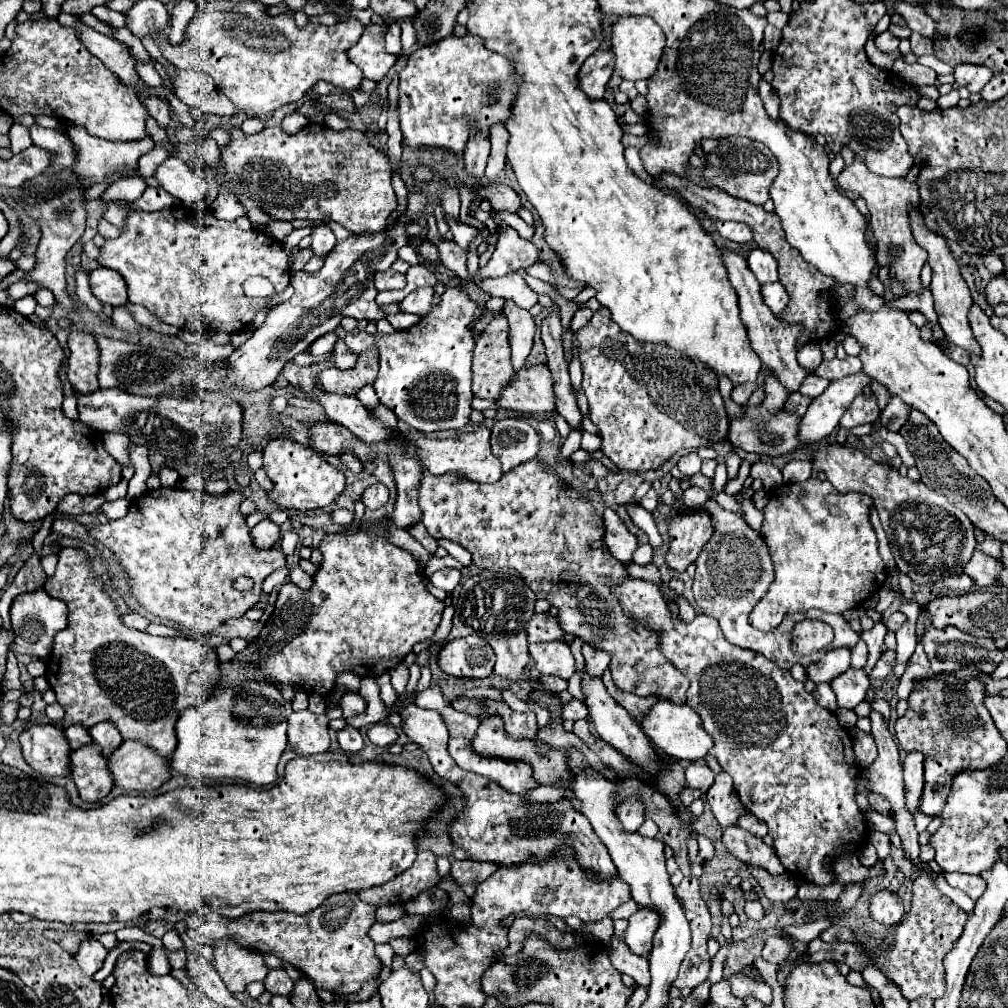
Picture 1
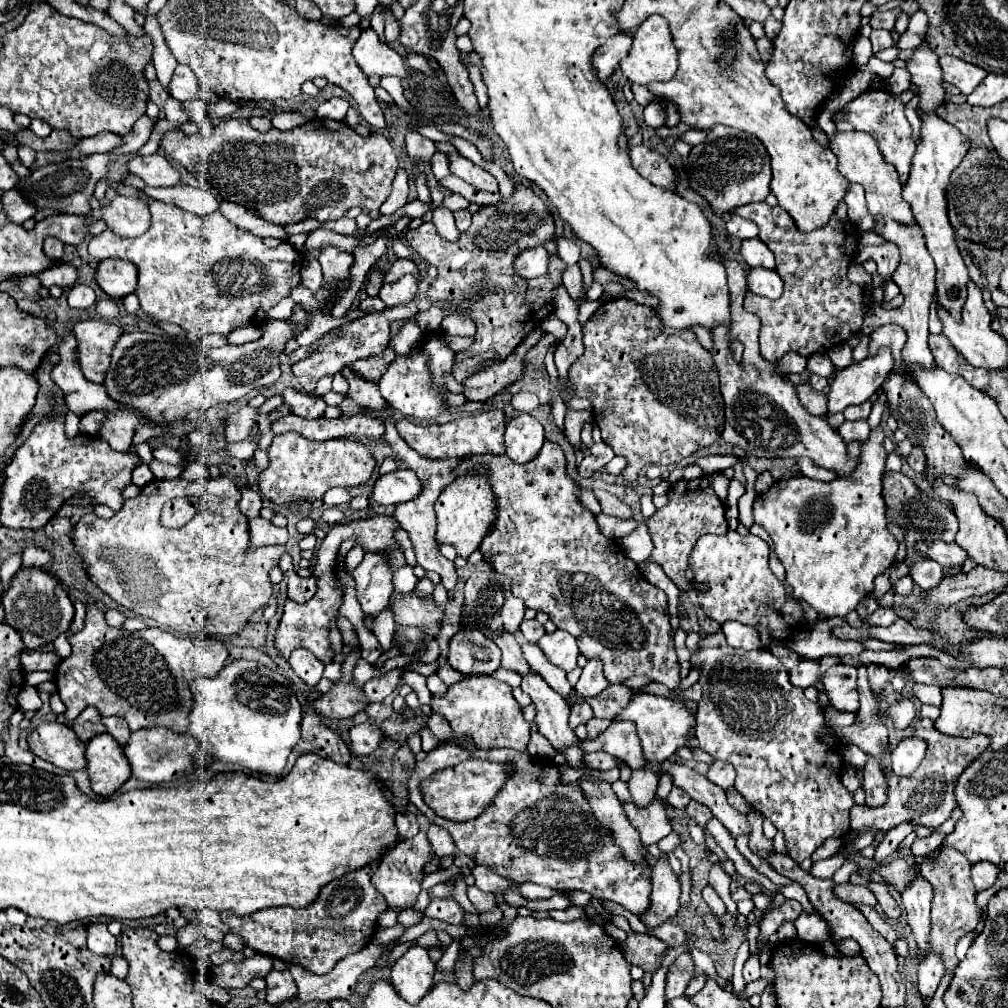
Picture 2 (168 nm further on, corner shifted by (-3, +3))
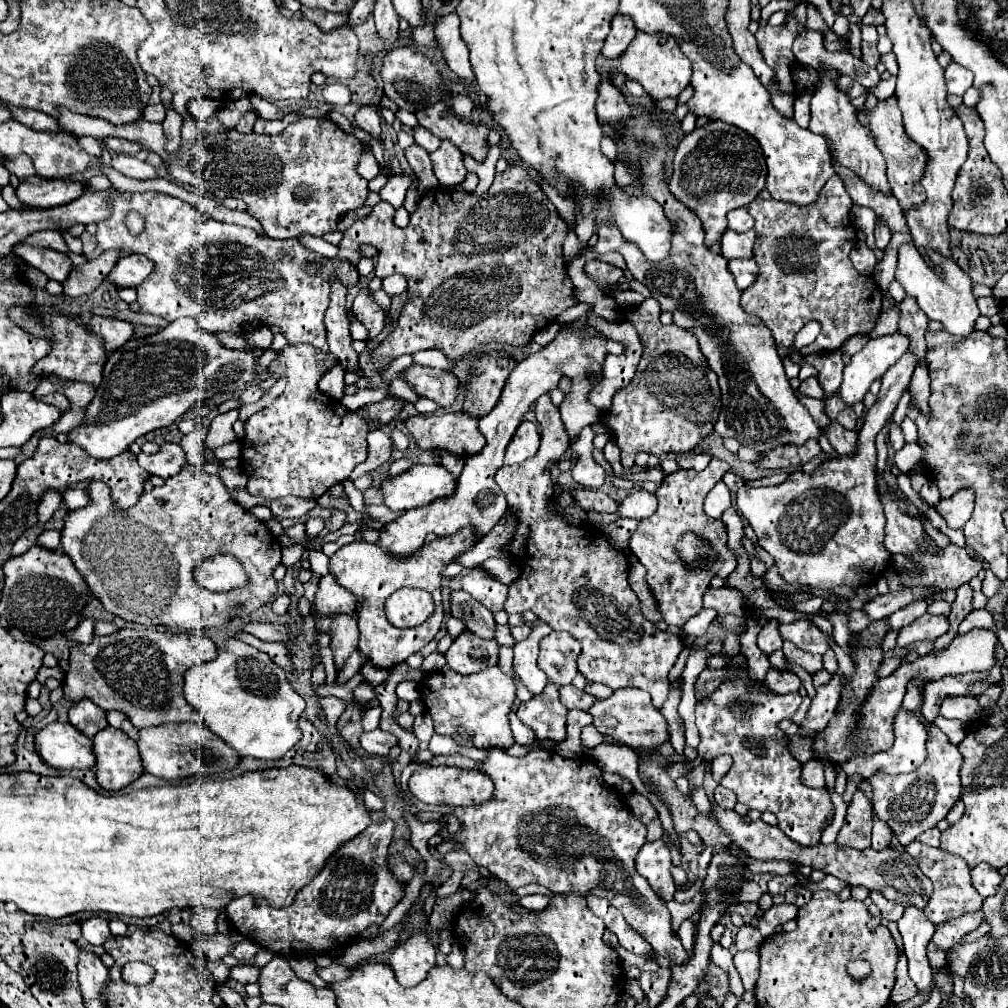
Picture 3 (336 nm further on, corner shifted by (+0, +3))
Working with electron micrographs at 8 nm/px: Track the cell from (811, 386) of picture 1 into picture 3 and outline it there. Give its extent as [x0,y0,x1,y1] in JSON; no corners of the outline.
[799,376,825,400]

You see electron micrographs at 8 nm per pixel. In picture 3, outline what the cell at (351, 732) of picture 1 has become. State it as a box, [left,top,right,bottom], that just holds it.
[361,728,399,756]

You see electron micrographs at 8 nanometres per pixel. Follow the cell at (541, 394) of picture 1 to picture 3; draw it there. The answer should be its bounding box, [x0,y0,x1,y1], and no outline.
[401,364,459,406]

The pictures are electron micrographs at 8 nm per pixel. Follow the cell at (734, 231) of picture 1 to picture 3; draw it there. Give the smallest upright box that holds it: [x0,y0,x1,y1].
[727,208,755,232]

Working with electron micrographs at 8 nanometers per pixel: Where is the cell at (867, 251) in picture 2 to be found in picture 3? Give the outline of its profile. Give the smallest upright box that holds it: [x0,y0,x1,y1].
[875,222,891,250]

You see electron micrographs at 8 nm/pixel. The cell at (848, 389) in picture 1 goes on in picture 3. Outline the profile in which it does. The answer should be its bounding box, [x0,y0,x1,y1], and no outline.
[841,332,909,406]

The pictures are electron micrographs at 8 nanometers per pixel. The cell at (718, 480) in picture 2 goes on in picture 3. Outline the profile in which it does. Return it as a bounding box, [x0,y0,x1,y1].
[705,482,731,518]

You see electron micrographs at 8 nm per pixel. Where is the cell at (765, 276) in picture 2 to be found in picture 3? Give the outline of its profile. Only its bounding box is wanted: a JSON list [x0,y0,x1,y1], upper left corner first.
[729,260,757,290]

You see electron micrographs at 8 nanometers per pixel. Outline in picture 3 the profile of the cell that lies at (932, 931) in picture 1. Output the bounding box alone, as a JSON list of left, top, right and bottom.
[907,842,983,924]

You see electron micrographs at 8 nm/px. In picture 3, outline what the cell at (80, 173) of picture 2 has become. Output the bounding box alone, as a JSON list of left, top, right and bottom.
[143,102,167,122]

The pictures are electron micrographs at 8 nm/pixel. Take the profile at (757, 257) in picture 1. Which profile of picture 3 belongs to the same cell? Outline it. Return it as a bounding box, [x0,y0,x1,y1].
[721,230,755,258]

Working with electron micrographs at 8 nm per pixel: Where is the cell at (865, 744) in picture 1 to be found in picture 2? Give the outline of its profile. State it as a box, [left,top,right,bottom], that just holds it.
[864,754,888,806]

